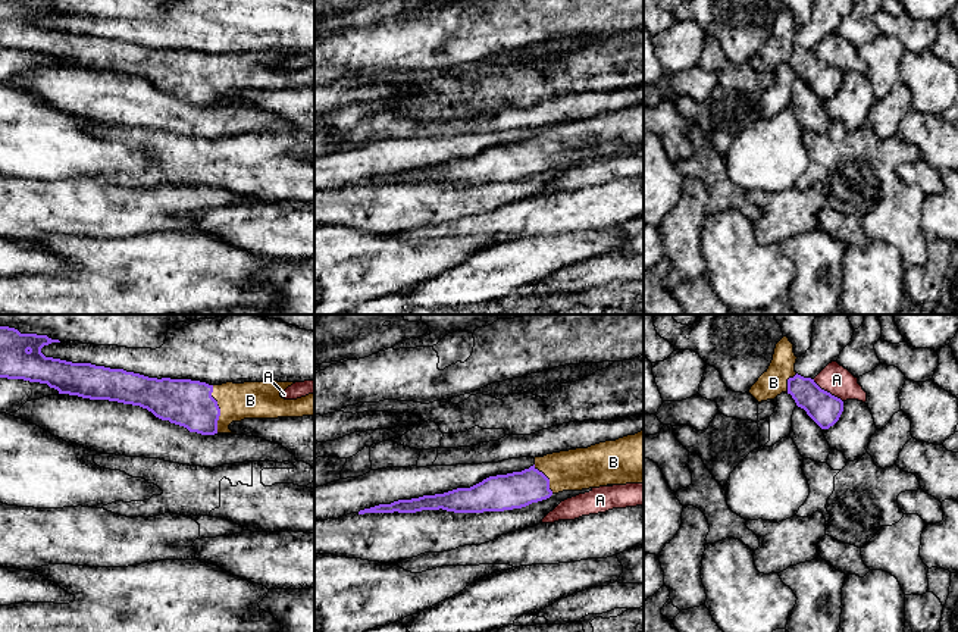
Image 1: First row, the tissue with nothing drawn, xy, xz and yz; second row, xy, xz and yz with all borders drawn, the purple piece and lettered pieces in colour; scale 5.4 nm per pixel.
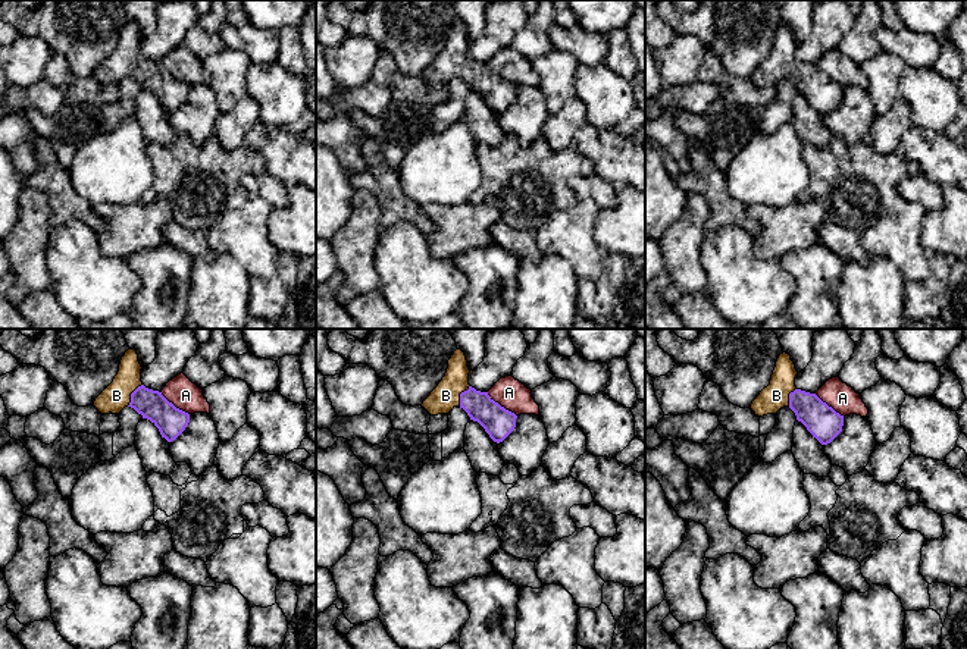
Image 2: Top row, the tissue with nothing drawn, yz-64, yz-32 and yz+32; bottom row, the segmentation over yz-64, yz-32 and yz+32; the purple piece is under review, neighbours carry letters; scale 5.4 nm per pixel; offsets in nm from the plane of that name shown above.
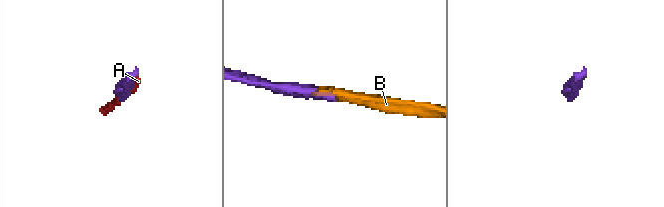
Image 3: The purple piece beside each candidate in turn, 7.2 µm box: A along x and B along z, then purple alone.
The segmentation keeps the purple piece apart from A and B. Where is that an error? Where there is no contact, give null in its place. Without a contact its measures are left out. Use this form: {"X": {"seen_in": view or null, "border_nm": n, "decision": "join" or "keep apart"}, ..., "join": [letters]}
{"A": {"seen_in": "yz", "border_nm": 200, "decision": "keep apart"}, "B": {"seen_in": "xy", "border_nm": 260, "decision": "join"}, "join": ["B"]}

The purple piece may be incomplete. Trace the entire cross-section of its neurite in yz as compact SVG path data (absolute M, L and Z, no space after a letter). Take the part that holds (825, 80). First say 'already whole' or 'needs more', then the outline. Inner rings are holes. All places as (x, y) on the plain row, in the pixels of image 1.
needs more; M783 7L776 15L768 40L748 63L758 73L774 71L782 63L788 63L821 100L829 100L839 91L843 72L821 60L814 50L798 46L795 43L796 29L793 15L788 7Z

